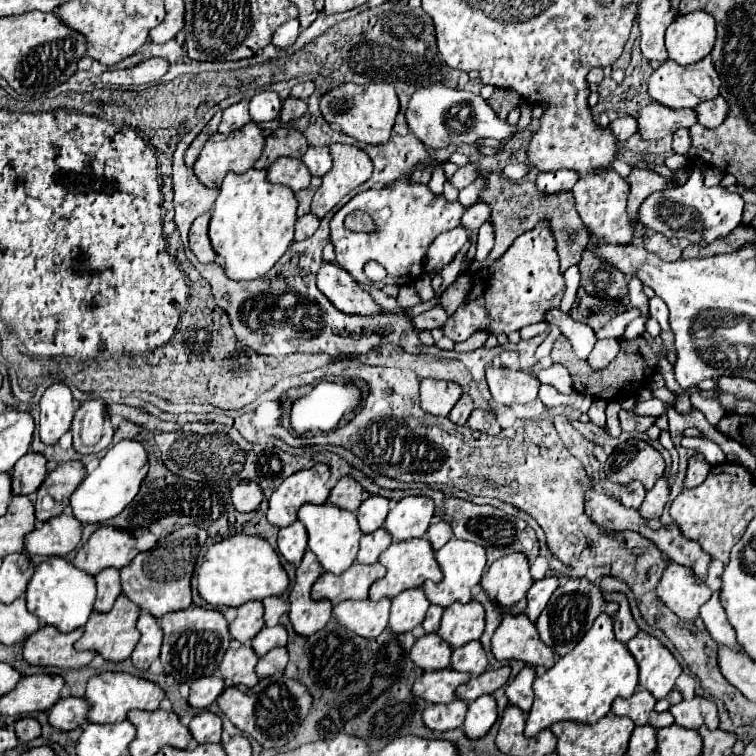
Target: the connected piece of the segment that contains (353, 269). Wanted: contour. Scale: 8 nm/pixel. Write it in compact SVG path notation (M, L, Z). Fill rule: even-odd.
M406 173L392 187L370 189L370 191L358 193L332 217L330 239L336 251L336 263L342 269L346 269L360 285L372 285L378 289L382 289L388 283L412 285L418 277L424 275L424 259L432 241L440 233L460 225L462 215L464 215L464 207L458 201L450 203L442 195L434 195L426 185L410 181L410 173ZM356 209L366 211L374 219L376 231L354 233L354 231L344 229L344 217ZM368 261L378 261L382 267L386 267L388 275L384 281L372 283L364 275L362 269Z

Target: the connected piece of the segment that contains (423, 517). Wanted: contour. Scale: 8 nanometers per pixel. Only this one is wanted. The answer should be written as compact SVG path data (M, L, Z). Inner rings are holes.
M408 495L388 513L384 527L396 541L424 537L434 515L434 501L422 495Z

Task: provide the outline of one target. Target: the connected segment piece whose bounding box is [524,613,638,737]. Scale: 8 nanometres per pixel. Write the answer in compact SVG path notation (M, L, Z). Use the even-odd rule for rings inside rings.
M602 613L574 647L572 653L564 655L552 669L534 681L534 705L526 719L526 737L538 735L542 729L556 721L578 721L596 723L602 719L616 697L630 697L638 687L638 663L628 647L614 637L614 621Z

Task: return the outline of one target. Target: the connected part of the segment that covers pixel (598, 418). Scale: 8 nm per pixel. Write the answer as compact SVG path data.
M594 401L588 409L588 417L594 425L604 427L606 425L606 401Z

